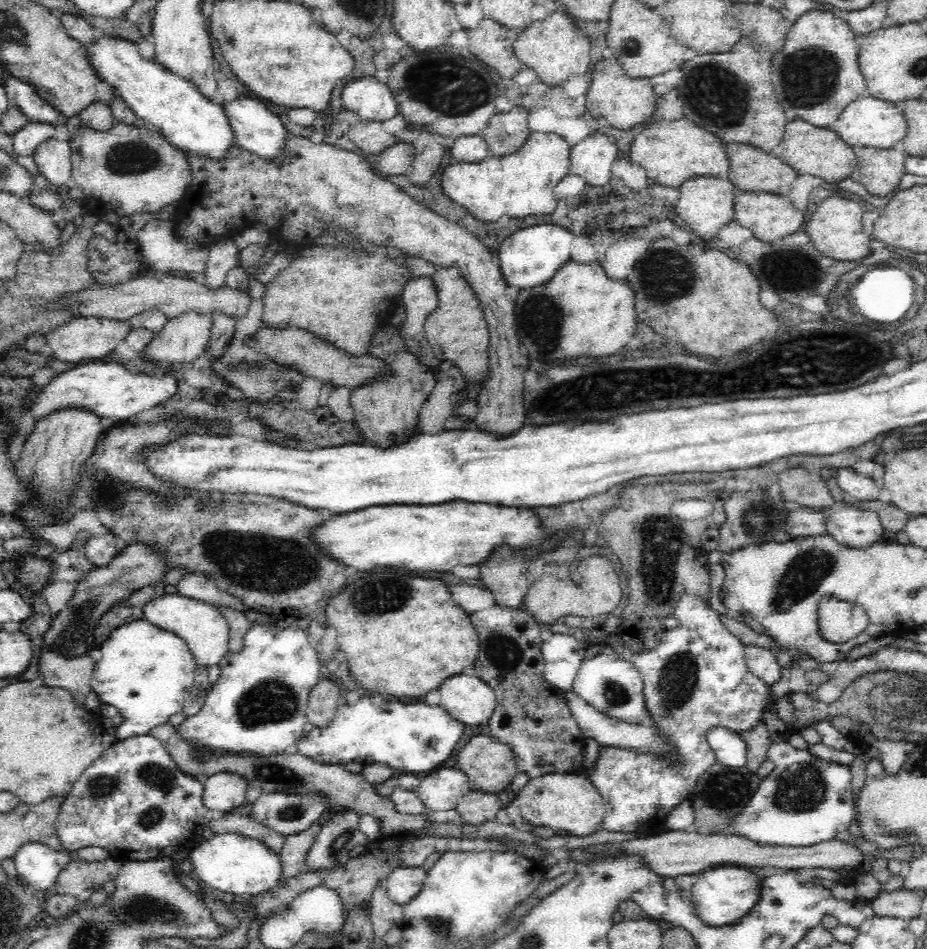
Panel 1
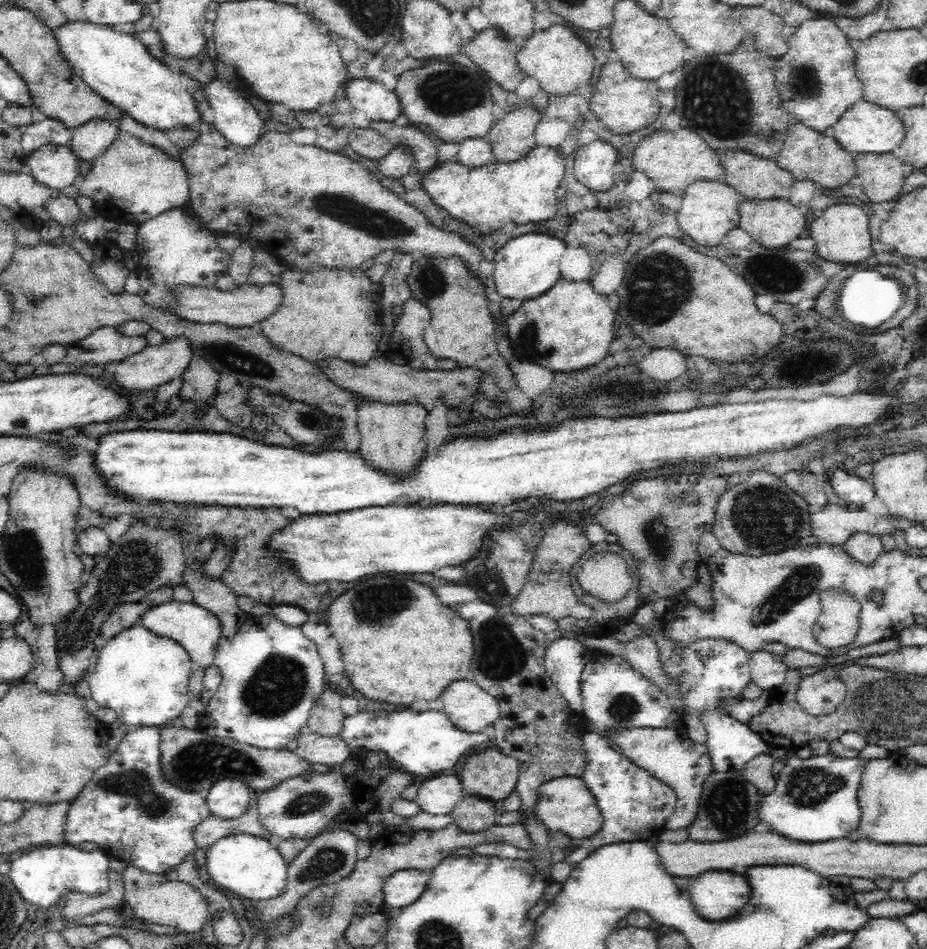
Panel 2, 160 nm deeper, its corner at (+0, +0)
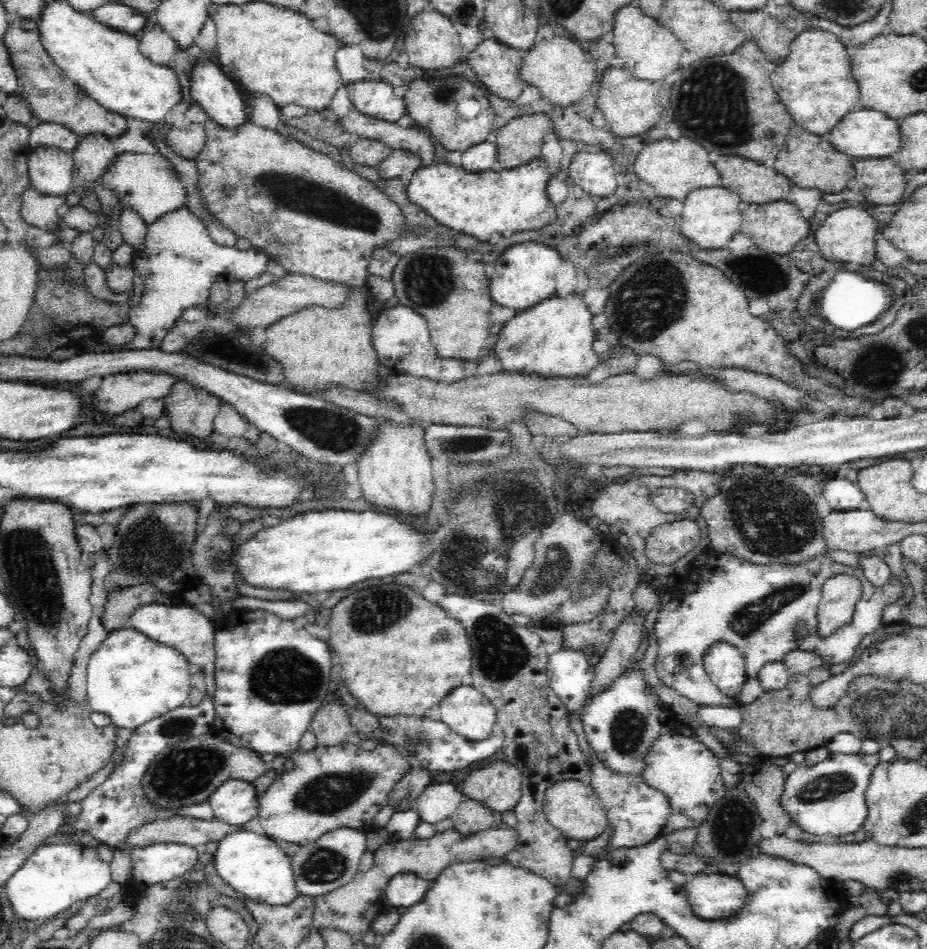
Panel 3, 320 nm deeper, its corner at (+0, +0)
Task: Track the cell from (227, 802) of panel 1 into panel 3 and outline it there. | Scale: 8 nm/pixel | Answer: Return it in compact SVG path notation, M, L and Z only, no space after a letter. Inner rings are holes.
M226 780L209 796L214 818L238 828L259 816L259 797L253 783Z

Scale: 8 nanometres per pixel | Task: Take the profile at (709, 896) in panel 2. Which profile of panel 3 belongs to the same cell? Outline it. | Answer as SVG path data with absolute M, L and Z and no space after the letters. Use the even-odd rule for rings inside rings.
M714 871L697 874L684 888L696 918L707 921L733 917L749 900L737 877Z

